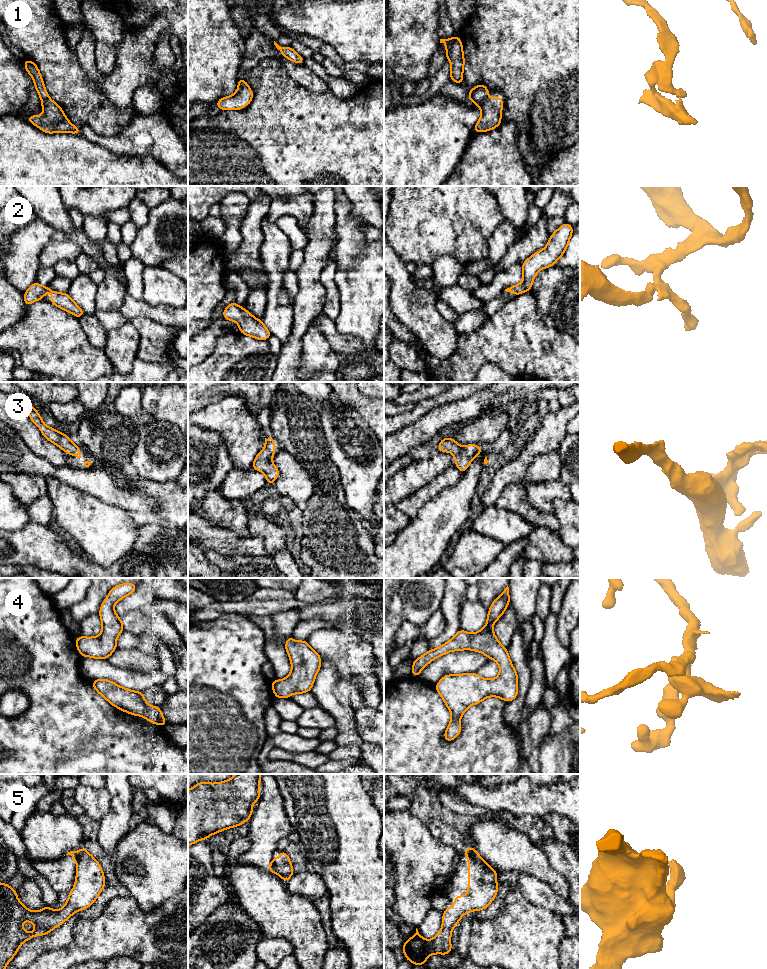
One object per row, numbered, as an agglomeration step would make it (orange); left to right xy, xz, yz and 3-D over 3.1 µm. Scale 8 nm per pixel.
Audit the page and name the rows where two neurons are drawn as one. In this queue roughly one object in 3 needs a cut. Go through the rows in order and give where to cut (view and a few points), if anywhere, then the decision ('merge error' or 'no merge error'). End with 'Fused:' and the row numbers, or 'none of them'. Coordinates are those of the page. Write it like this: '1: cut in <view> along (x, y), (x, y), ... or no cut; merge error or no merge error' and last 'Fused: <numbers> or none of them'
1: cut in yz along (486, 97), (477, 104); merge error
2: no cut; no merge error
3: no cut; no merge error
4: no cut; no merge error
5: cut in xz along (272, 859), (275, 871); merge error
Fused: 1, 5

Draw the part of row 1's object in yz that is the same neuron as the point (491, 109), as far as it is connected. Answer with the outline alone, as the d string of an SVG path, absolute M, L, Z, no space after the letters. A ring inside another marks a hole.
M500 96L485 98L477 106L481 110L481 117L474 127L474 133L487 132L498 127L501 122L501 112L504 101Z

